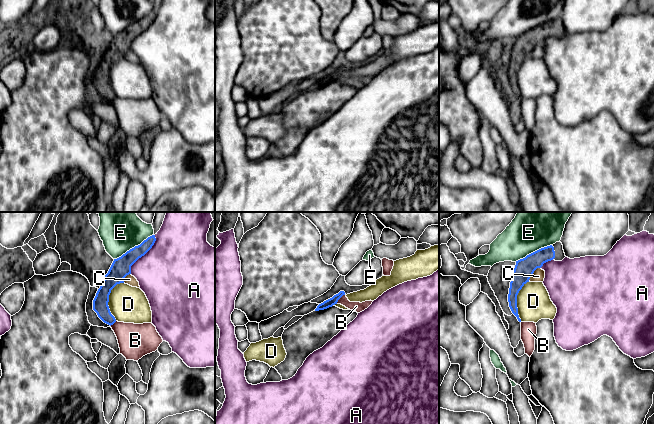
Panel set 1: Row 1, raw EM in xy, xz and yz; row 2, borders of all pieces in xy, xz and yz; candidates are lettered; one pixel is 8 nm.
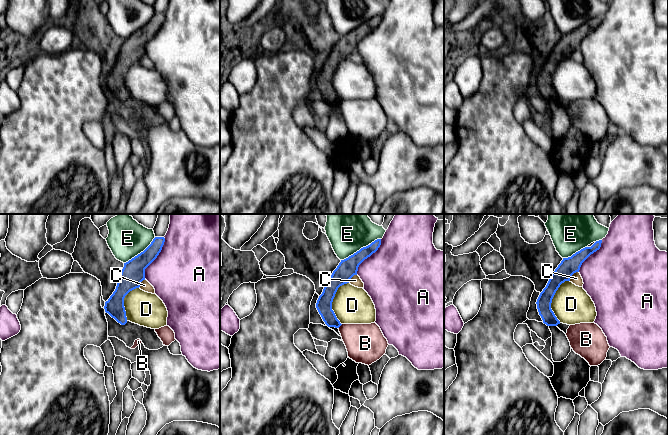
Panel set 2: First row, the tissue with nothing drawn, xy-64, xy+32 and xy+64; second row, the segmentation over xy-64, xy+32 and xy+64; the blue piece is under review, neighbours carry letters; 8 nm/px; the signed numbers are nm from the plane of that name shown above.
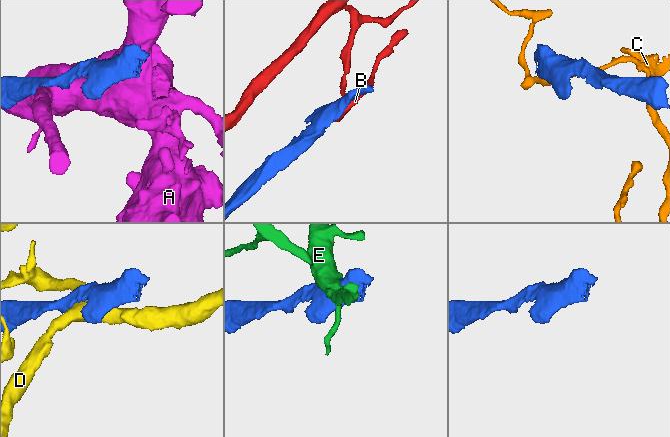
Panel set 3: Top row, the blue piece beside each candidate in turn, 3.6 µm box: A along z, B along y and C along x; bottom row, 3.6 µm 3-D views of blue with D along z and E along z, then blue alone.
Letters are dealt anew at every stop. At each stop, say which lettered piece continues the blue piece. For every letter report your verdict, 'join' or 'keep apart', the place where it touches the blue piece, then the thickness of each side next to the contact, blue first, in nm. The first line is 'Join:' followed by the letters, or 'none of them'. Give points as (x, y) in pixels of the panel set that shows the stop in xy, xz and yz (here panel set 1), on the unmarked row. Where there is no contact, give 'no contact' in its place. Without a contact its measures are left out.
Join: none of them
A: keep apart; contact xy (143, 31); calibres 160 and 480 nm
B: keep apart; contact xz (340, 73); calibres 70 and 80 nm
C: keep apart; contact yz (533, 48); calibres 160 and 100 nm
D: keep apart; contact xy (108, 75); calibres 150 and 300 nm
E: keep apart; contact xy (134, 23); calibres 160 and 240 nm

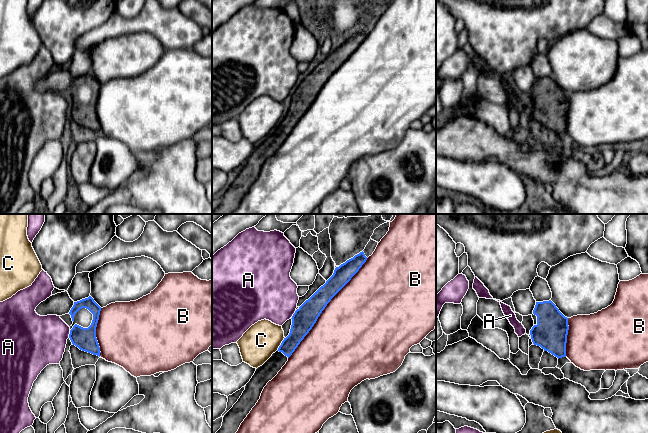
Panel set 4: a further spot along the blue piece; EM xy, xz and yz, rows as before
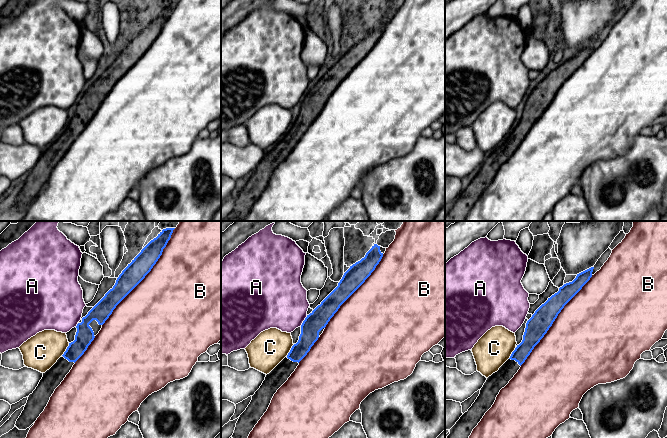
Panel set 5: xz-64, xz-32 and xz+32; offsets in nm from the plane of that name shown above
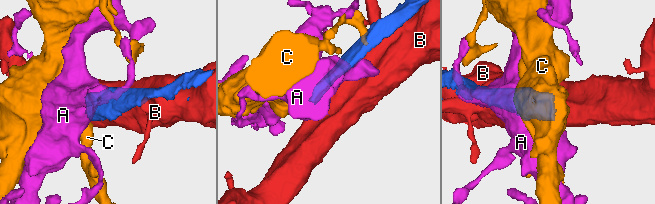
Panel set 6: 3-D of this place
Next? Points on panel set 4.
Join: none of them
A: keep apart; contact xz (293, 90); calibres 190 and 420 nm
B: keep apart; contact xz (324, 84); calibres 190 and 500 nm
C: keep apart; contact xz (281, 120); calibres 180 and 280 nm

